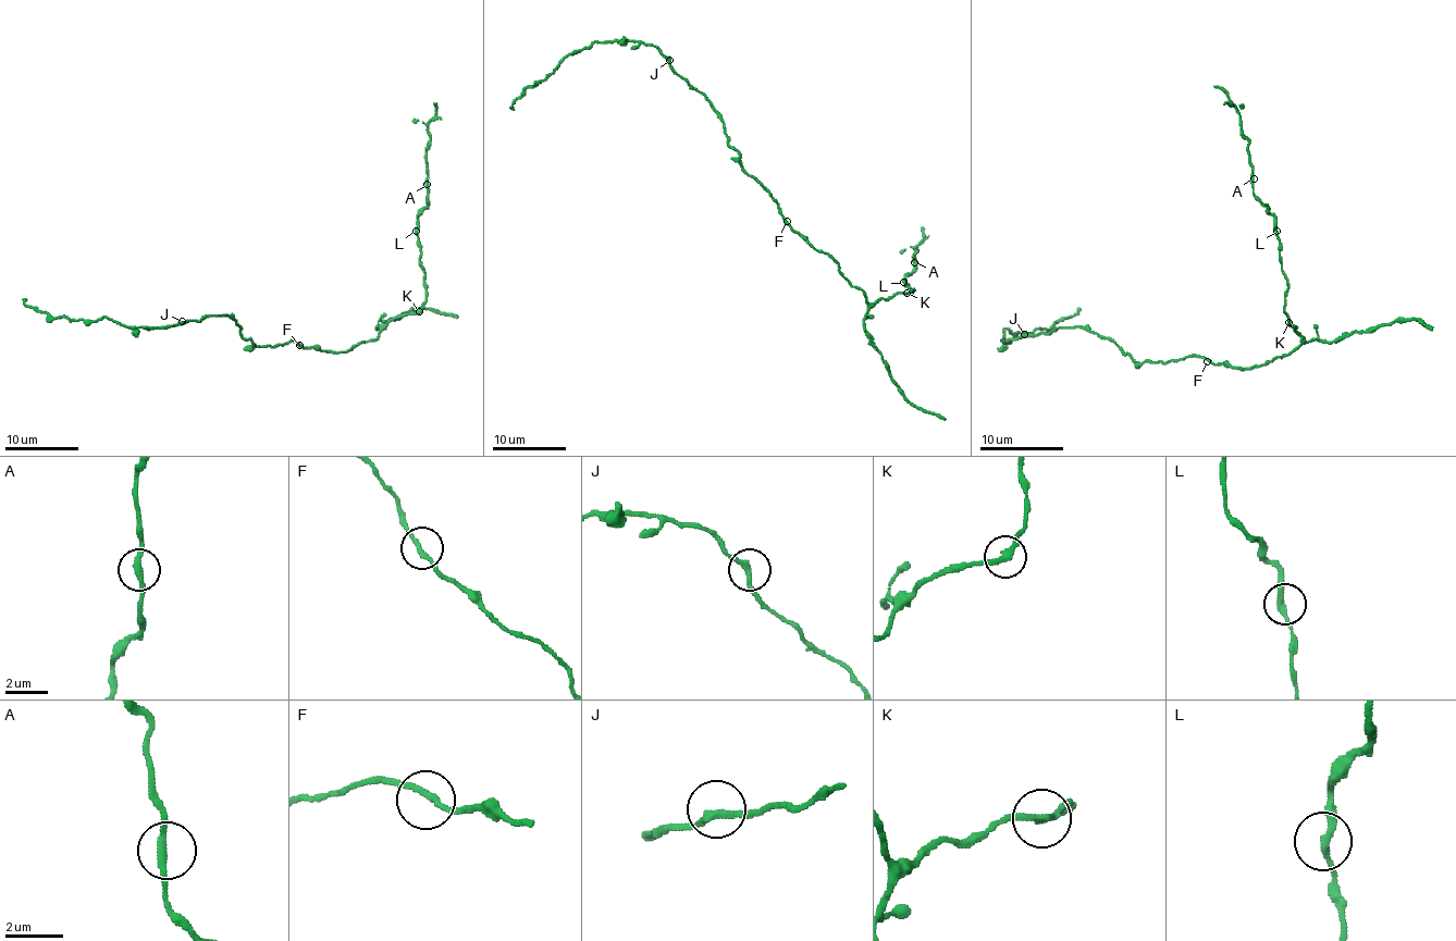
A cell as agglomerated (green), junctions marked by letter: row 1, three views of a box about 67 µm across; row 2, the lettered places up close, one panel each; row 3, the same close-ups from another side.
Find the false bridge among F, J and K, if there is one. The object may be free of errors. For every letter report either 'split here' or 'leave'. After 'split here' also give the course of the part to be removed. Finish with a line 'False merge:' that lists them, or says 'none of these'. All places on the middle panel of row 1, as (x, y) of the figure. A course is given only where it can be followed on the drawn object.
F: leave
J: leave
K: leave
False merge: none of these

